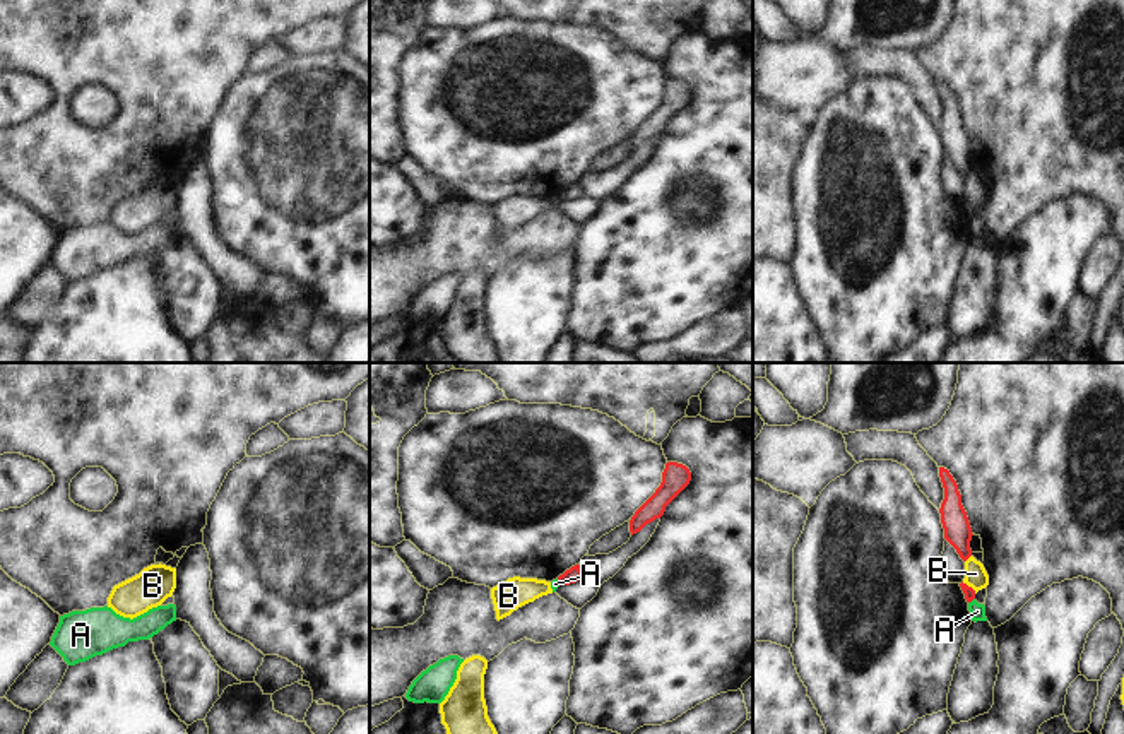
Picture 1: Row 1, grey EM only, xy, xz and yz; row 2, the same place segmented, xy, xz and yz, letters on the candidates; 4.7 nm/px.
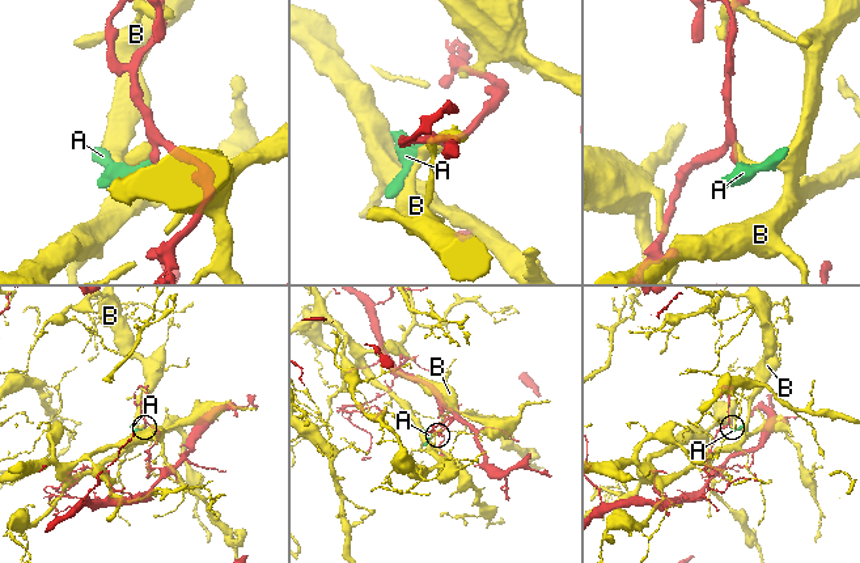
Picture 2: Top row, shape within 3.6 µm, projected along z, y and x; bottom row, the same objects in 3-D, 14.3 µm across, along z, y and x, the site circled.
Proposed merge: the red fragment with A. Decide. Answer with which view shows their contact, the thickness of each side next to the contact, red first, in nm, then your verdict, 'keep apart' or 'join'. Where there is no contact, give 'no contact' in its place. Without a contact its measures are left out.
yz | 50/70 nm | keep apart

